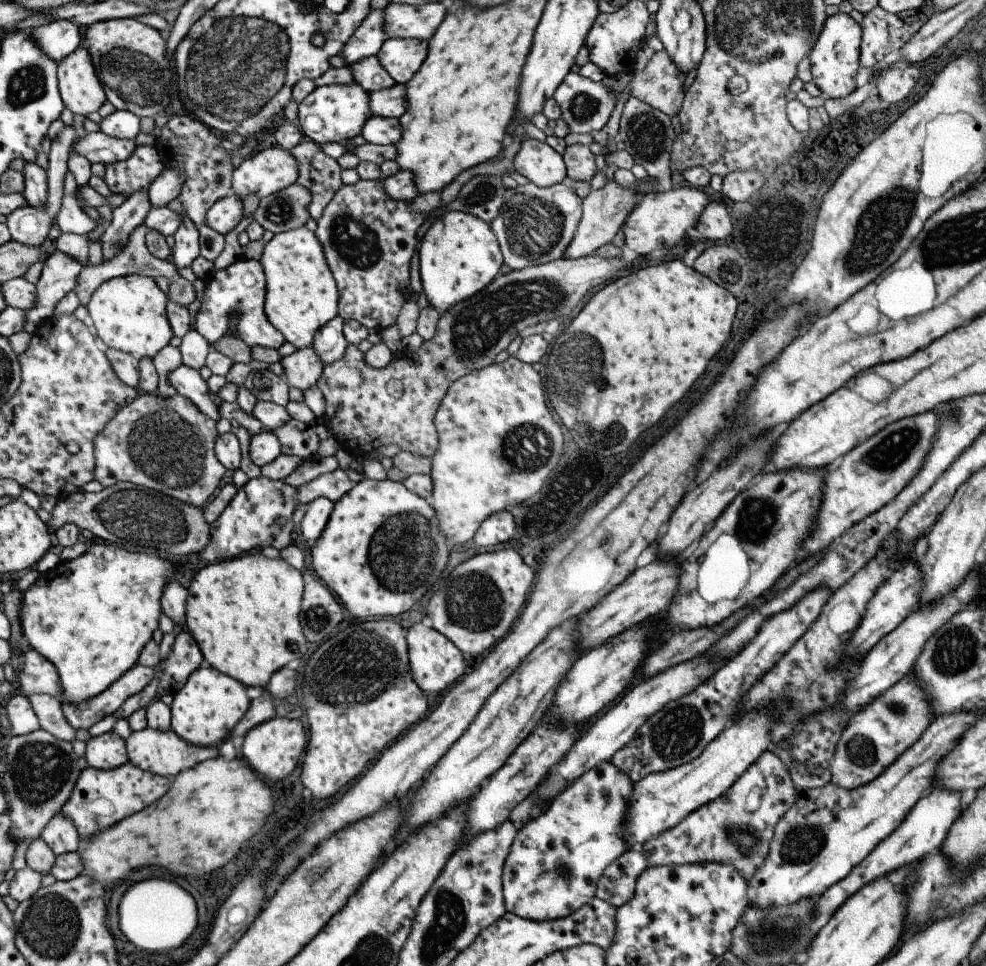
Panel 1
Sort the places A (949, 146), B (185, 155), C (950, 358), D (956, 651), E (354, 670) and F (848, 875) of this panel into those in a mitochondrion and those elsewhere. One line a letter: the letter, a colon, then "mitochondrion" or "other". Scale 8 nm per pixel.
A: other
B: other
C: other
D: mitochondrion
E: mitochondrion
F: other

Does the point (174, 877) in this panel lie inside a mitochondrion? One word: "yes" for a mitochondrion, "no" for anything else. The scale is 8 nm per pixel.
no

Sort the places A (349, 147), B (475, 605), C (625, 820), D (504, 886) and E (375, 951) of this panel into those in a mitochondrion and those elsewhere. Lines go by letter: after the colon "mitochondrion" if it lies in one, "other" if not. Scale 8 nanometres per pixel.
A: other
B: mitochondrion
C: other
D: other
E: mitochondrion

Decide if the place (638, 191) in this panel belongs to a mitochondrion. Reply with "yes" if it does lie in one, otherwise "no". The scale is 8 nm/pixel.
no

